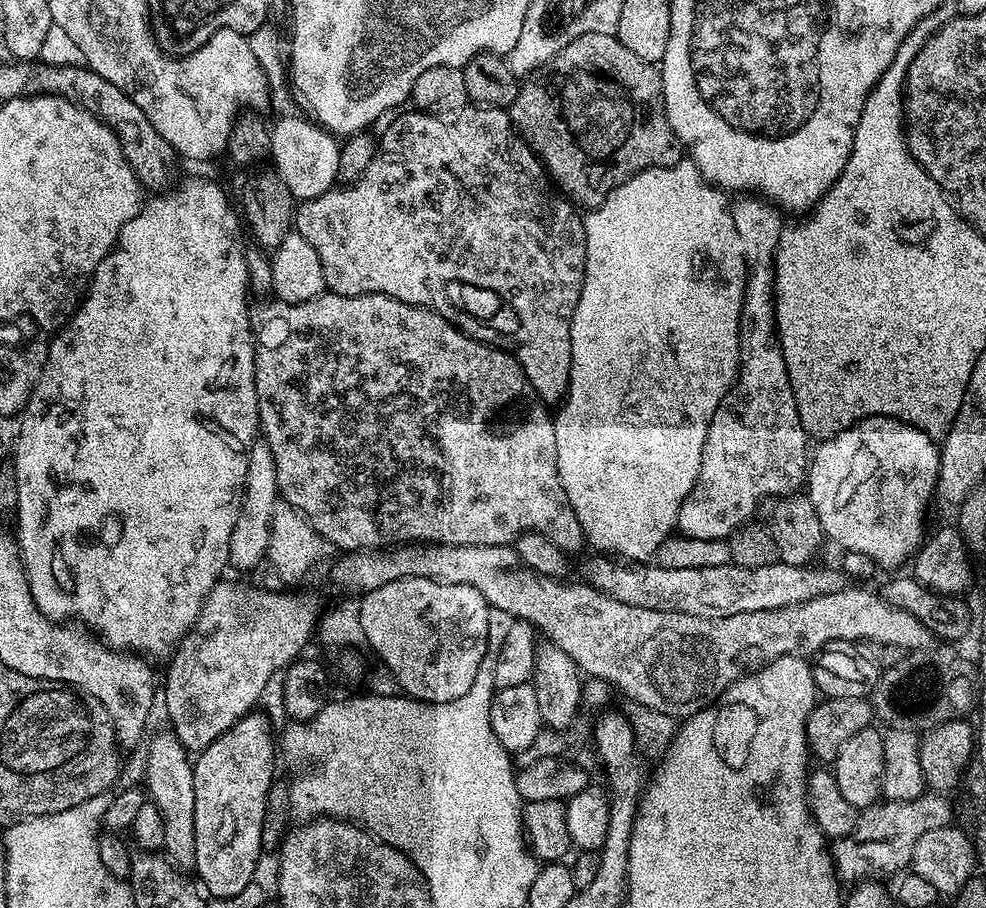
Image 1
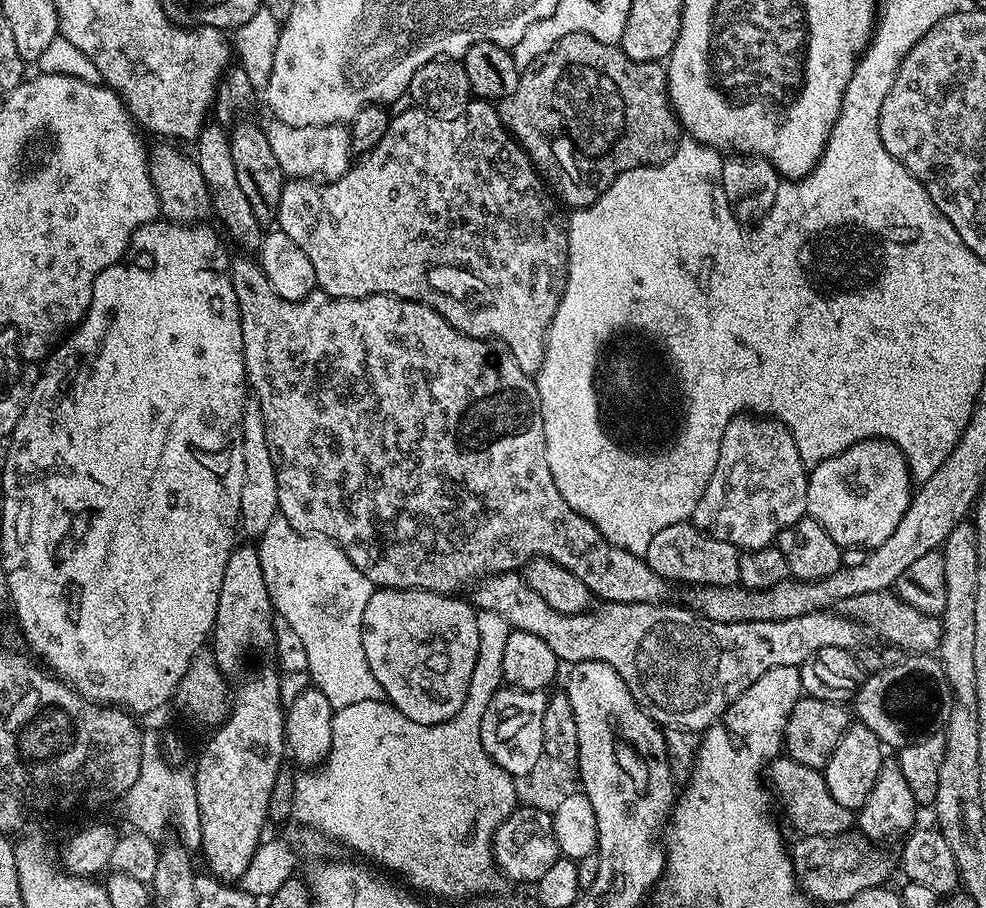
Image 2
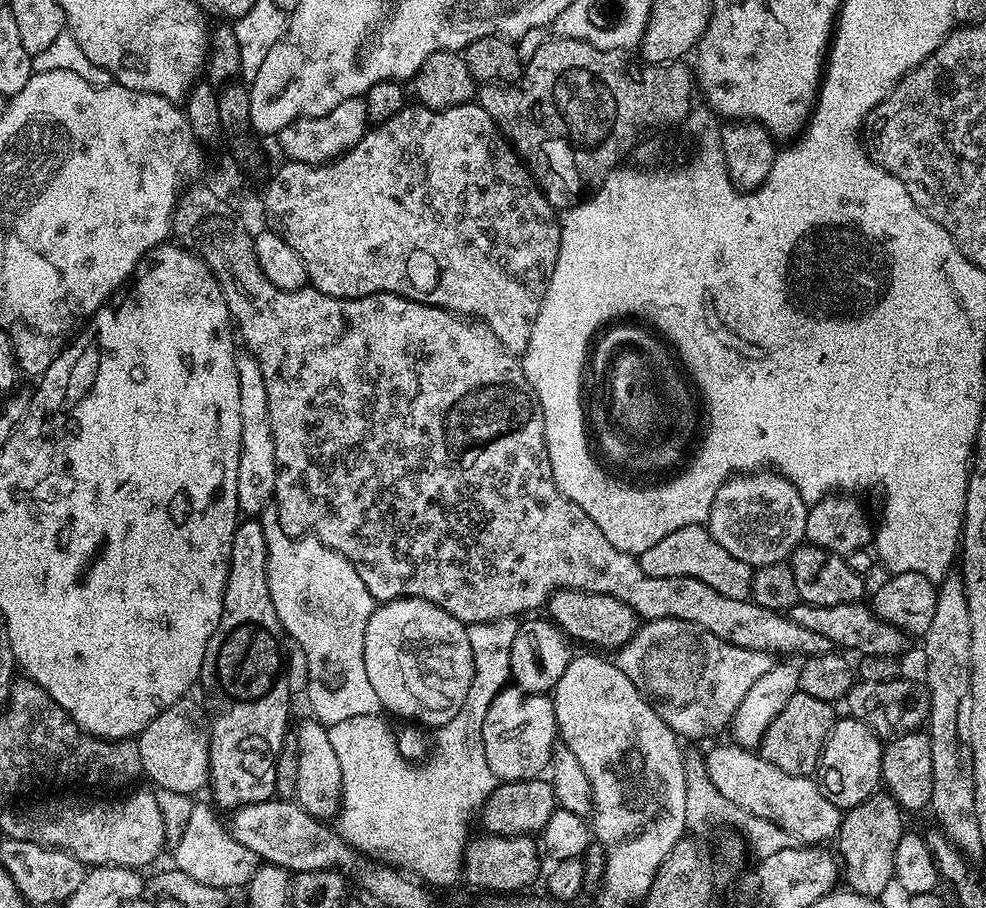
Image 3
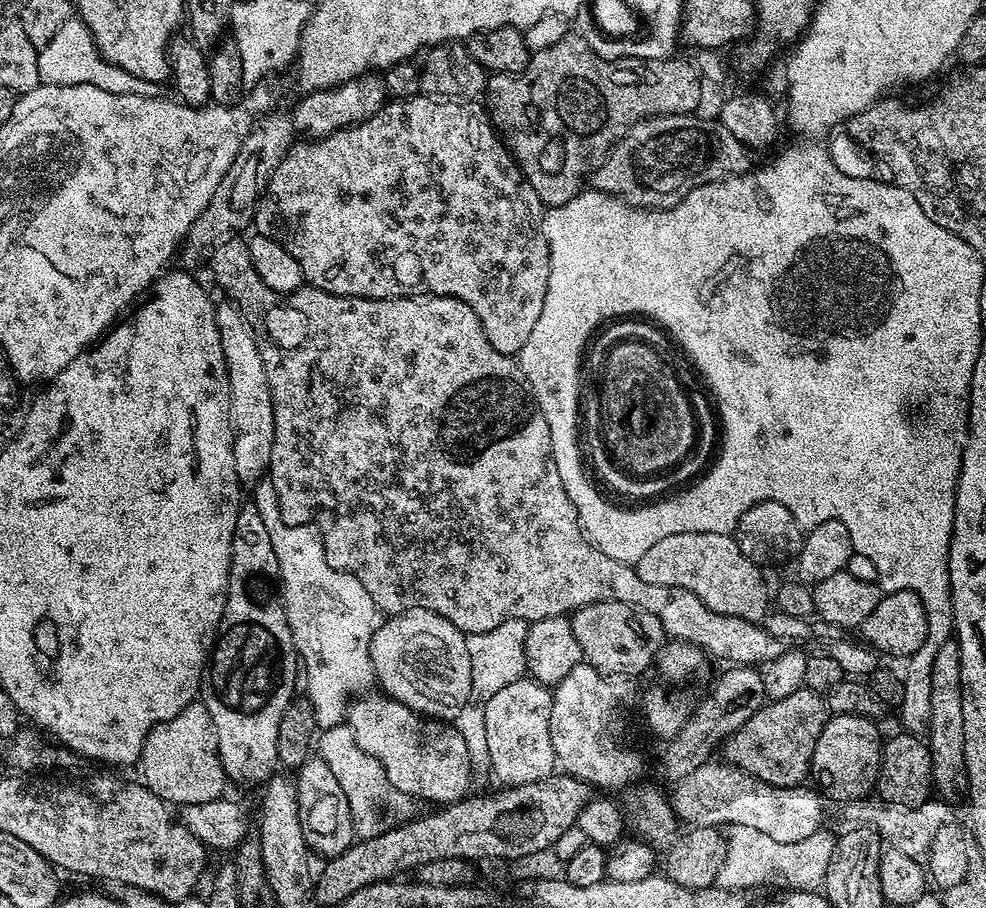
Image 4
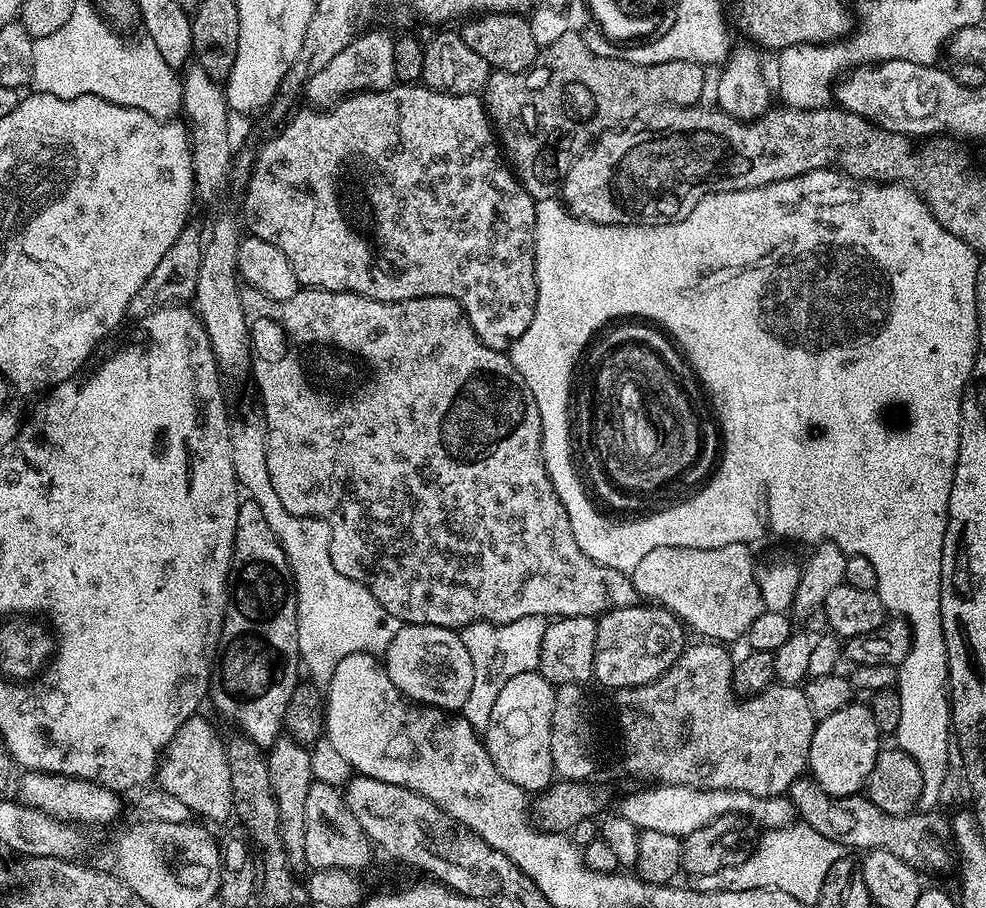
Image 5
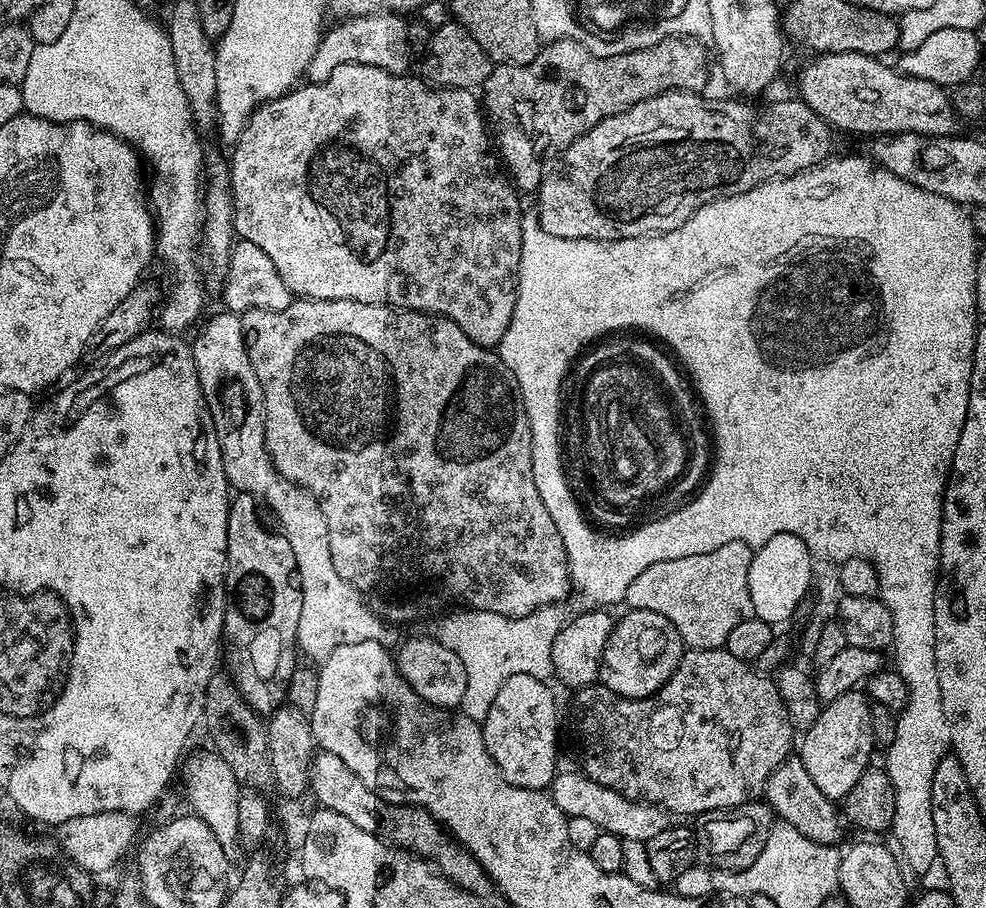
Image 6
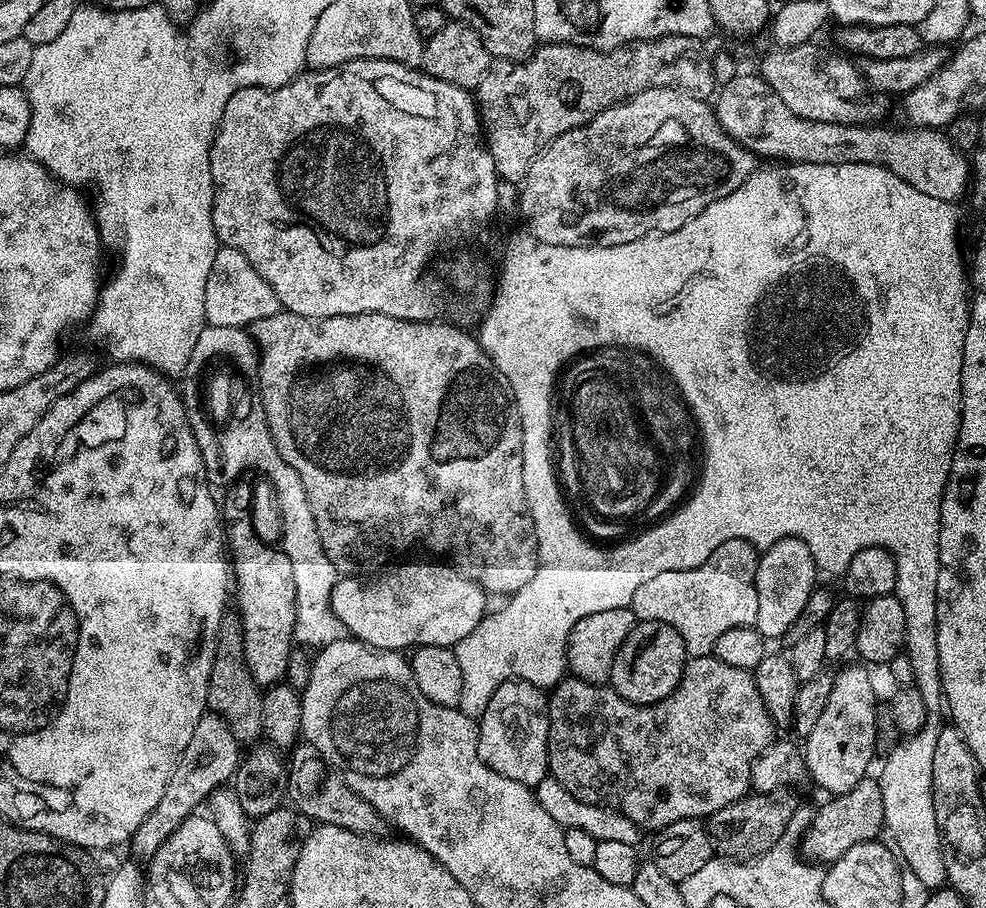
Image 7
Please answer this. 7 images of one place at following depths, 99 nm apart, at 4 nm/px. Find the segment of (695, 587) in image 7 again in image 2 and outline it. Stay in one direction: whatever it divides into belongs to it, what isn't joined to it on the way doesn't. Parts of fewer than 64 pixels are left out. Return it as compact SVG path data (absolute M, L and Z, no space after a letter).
M691 522L665 526L654 534L650 546L646 546L643 557L644 561L663 580L687 586L699 586L710 584L712 586L726 586L727 588L740 584L739 560L742 555L741 549L736 548L730 542L719 540L708 533L703 532Z

